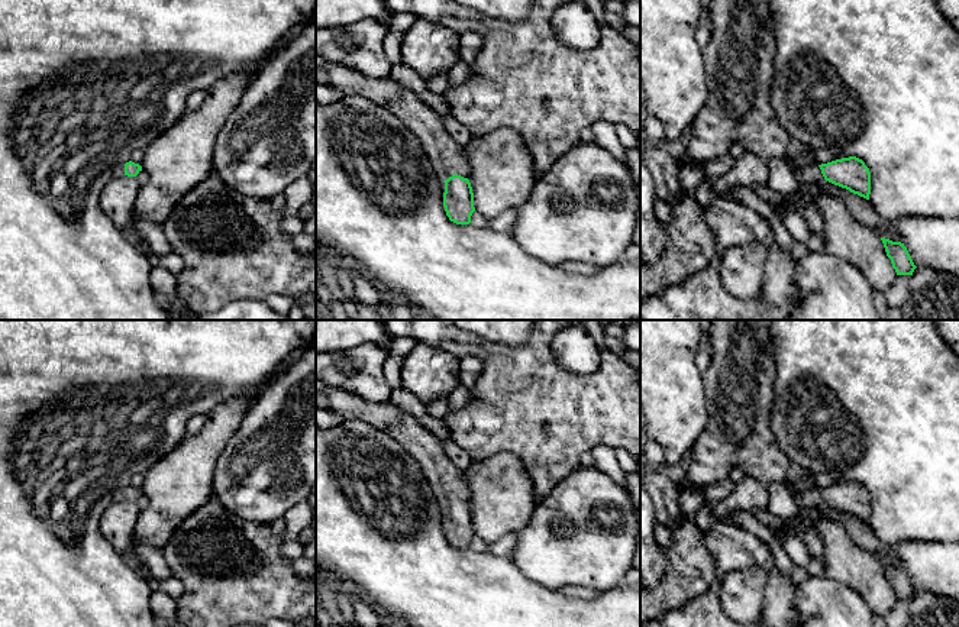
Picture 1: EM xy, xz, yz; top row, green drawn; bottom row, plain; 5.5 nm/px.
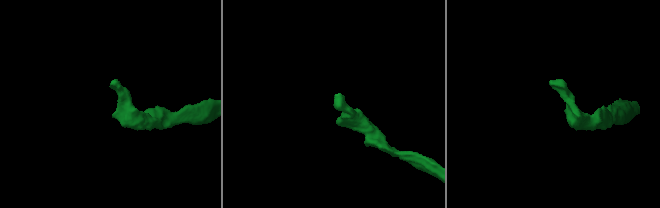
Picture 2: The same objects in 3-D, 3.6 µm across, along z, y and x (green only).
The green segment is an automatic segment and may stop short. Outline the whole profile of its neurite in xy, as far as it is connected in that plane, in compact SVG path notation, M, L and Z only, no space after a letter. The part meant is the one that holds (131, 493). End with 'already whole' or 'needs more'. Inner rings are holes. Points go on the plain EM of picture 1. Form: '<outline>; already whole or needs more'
M132 485L119 491L114 500L135 501L141 507L141 510L145 510L148 505L148 498L142 494L139 488L135 488Z; needs more

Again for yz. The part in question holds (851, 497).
M856 481L836 484L821 489L807 489L792 494L801 508L814 508L823 504L849 514L869 524L871 497L865 487Z; needs more

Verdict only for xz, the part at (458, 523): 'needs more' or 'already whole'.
needs more

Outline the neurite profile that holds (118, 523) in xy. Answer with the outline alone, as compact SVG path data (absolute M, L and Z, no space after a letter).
M114 500L101 514L100 531L119 555L133 547L139 514L141 507L127 500Z

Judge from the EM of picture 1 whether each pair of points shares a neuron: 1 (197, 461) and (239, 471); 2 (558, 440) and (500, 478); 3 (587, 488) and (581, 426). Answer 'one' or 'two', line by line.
1: two
2: two
3: two

